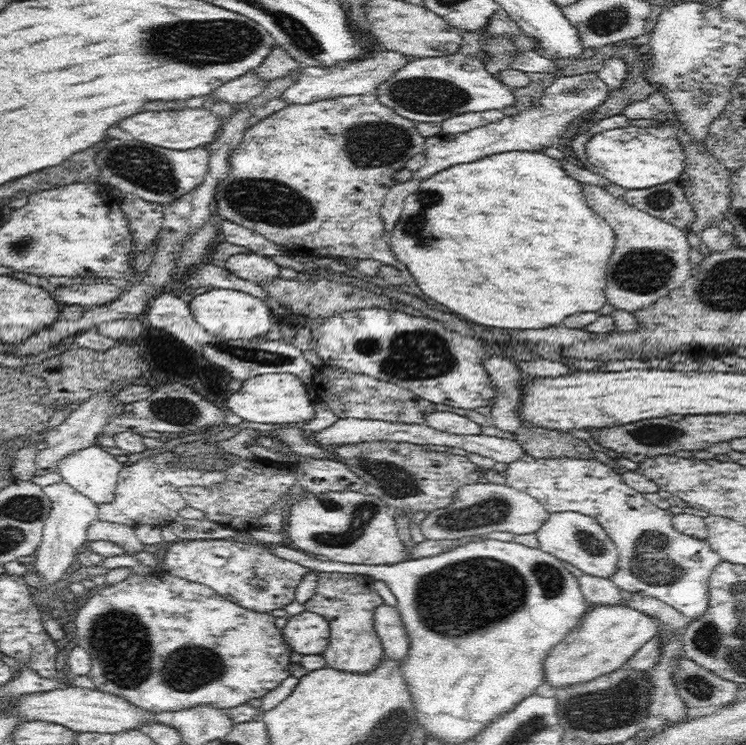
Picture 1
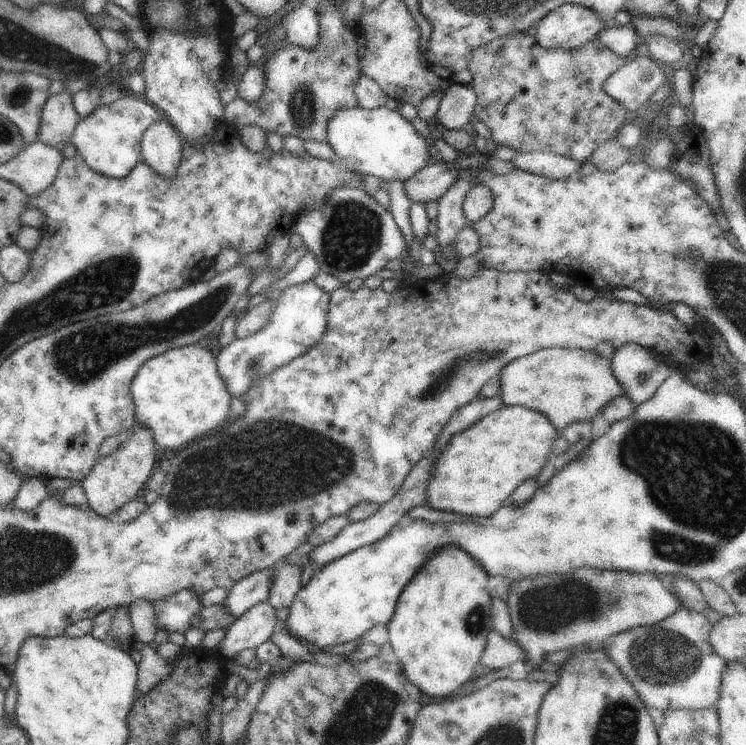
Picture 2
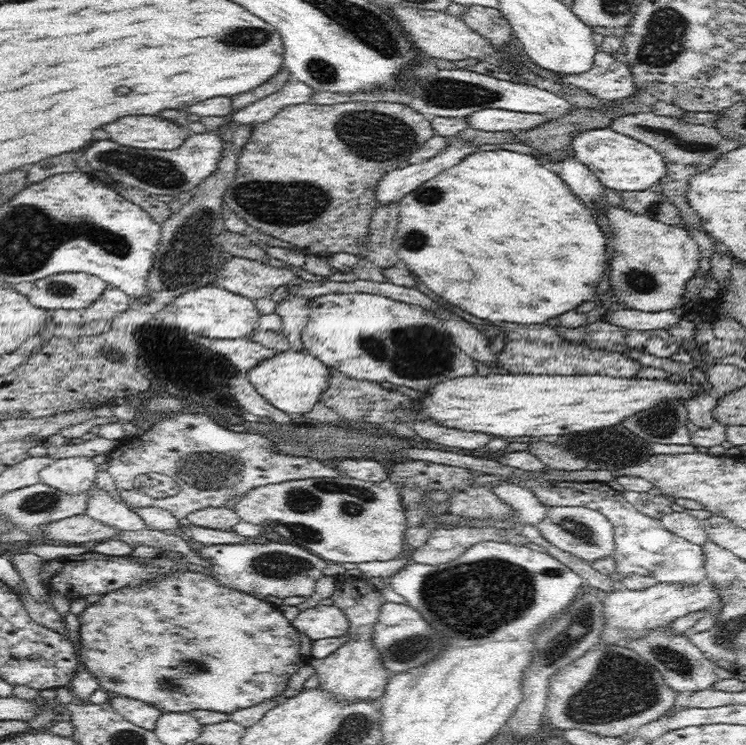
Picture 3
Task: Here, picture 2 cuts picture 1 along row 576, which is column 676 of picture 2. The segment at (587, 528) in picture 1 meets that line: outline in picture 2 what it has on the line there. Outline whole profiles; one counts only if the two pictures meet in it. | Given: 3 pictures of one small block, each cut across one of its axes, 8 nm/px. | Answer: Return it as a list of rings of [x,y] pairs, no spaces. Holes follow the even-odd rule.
[[[576,570],[572,574],[548,574],[518,577],[509,584],[507,605],[515,628],[515,640],[526,652],[532,663],[544,663],[542,656],[578,645],[602,644],[624,631],[634,630],[668,618],[683,605],[673,594],[671,586],[664,586],[655,573],[631,575],[608,570]]]

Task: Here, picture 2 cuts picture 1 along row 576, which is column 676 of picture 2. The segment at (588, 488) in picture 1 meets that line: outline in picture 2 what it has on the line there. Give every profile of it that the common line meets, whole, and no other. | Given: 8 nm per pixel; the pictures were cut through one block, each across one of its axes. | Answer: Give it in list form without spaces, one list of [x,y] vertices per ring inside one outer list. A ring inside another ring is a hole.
[[[687,608],[678,609],[659,623],[624,631],[598,647],[609,650],[609,657],[612,657],[616,666],[634,685],[648,709],[656,708],[662,712],[678,709],[691,711],[707,709],[714,707],[720,696],[721,674],[727,663],[725,658],[712,652],[709,643],[709,632],[712,625],[702,613],[689,611]]]

